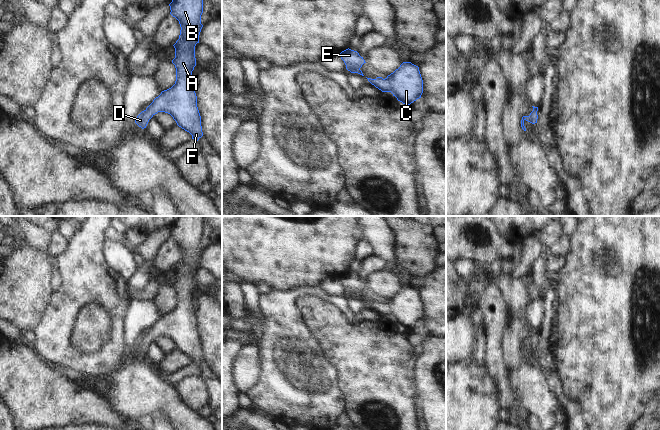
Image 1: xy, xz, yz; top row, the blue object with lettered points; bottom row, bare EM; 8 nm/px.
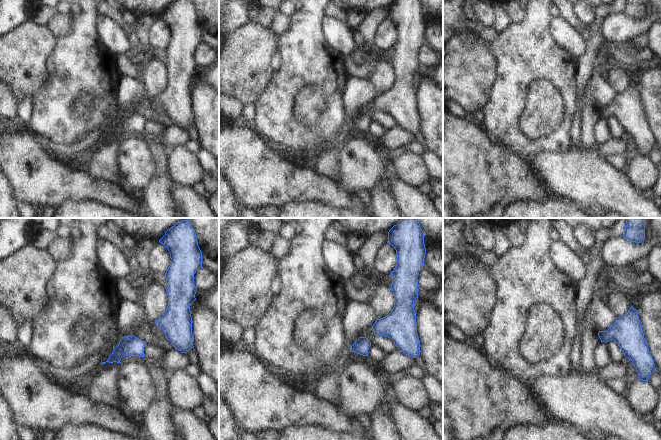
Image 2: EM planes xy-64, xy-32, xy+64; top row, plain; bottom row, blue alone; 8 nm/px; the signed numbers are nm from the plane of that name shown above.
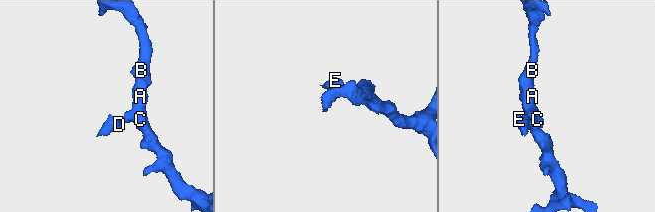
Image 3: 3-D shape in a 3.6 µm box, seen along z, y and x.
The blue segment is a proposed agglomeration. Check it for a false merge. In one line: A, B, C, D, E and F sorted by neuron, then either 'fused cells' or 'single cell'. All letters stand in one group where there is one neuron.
A B C D E F; single cell

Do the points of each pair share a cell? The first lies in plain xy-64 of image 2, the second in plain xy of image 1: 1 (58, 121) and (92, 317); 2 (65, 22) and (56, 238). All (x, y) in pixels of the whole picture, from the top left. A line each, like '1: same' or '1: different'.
1: different
2: same

